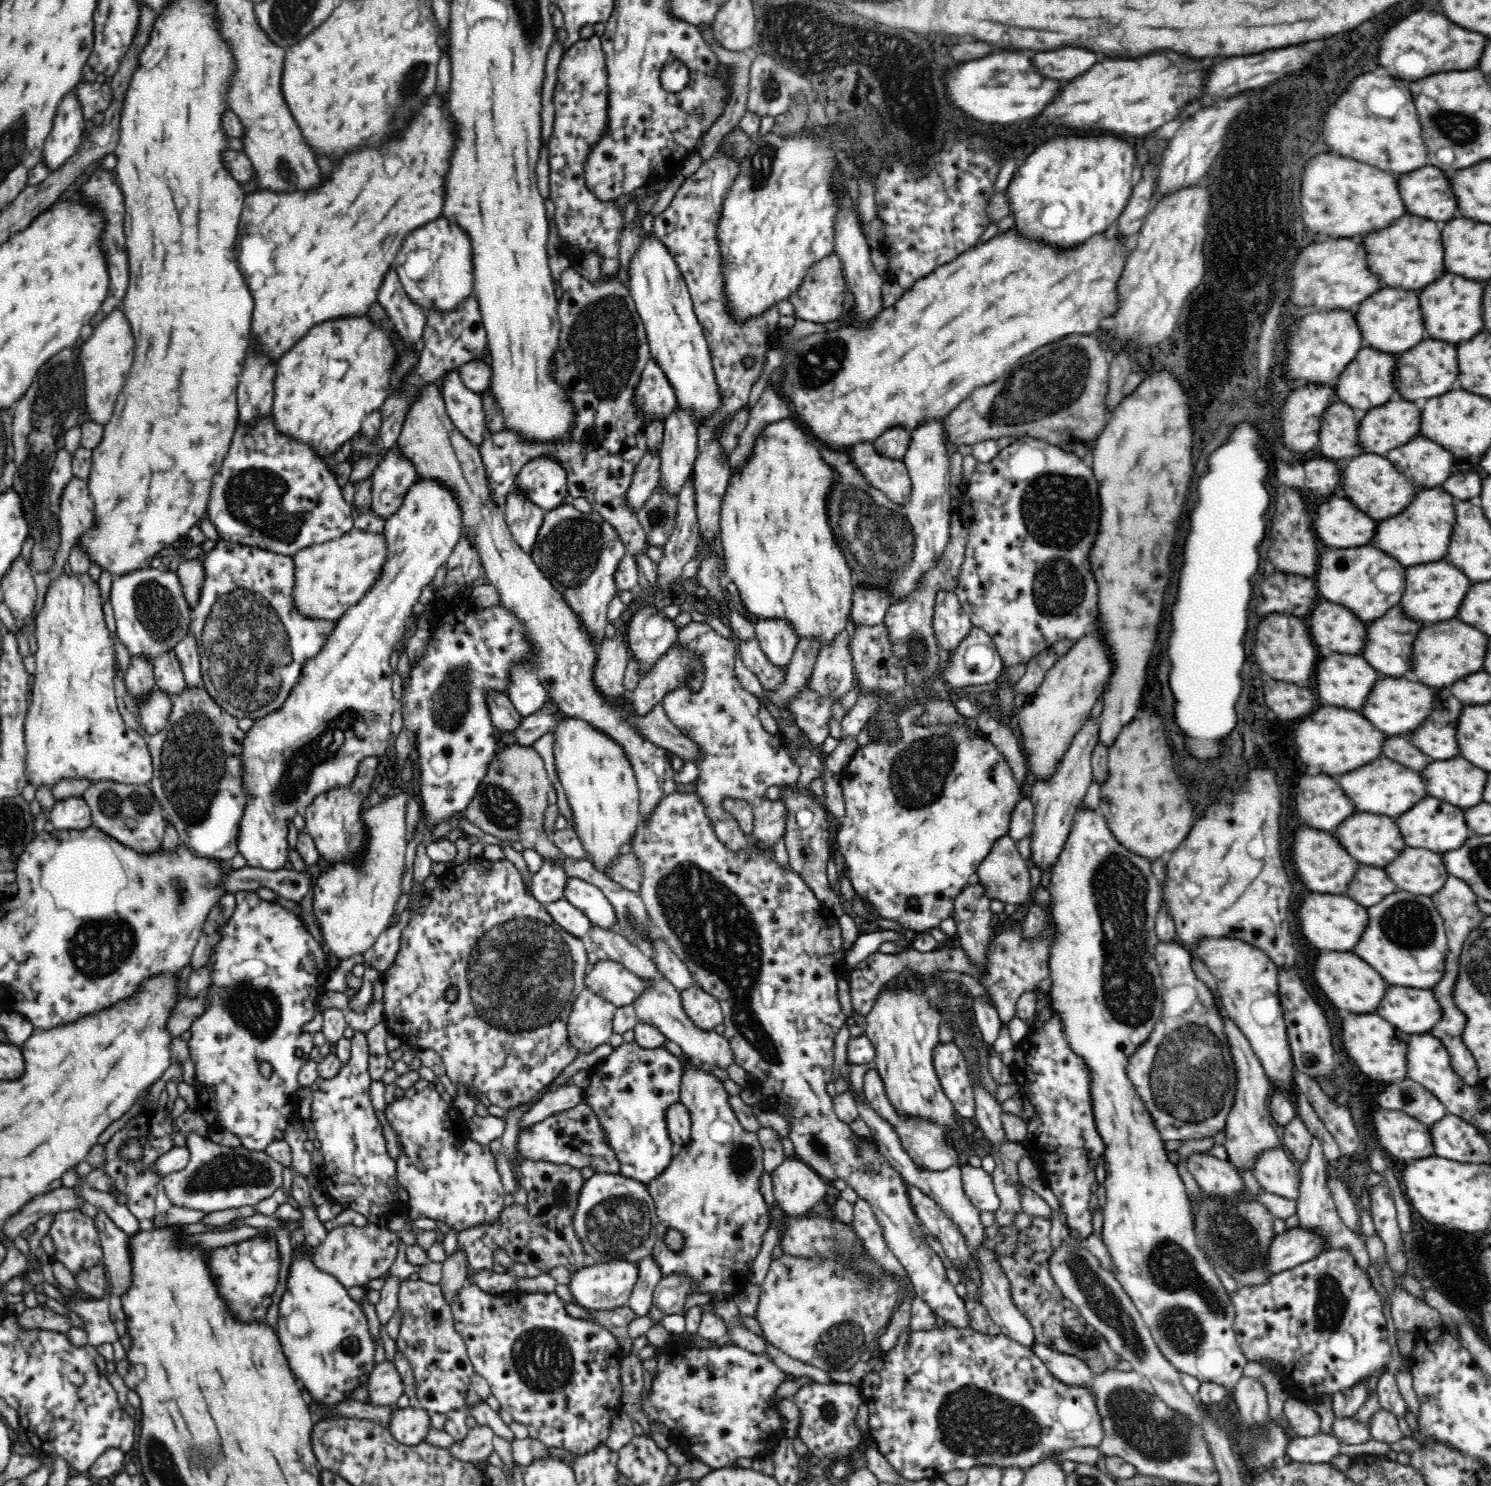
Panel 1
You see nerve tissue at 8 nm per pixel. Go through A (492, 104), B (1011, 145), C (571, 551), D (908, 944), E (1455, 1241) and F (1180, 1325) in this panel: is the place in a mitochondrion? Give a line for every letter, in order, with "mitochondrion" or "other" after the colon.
A: other
B: other
C: mitochondrion
D: other
E: other
F: mitochondrion

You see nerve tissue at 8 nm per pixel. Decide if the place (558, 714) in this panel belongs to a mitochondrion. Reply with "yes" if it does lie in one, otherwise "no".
no

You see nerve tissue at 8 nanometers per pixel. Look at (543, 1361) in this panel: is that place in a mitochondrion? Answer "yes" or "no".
yes

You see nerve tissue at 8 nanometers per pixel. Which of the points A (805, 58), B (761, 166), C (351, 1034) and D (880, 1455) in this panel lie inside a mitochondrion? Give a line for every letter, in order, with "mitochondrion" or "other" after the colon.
A: mitochondrion
B: mitochondrion
C: other
D: other

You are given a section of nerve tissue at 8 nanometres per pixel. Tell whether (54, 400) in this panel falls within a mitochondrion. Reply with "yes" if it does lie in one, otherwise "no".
yes

